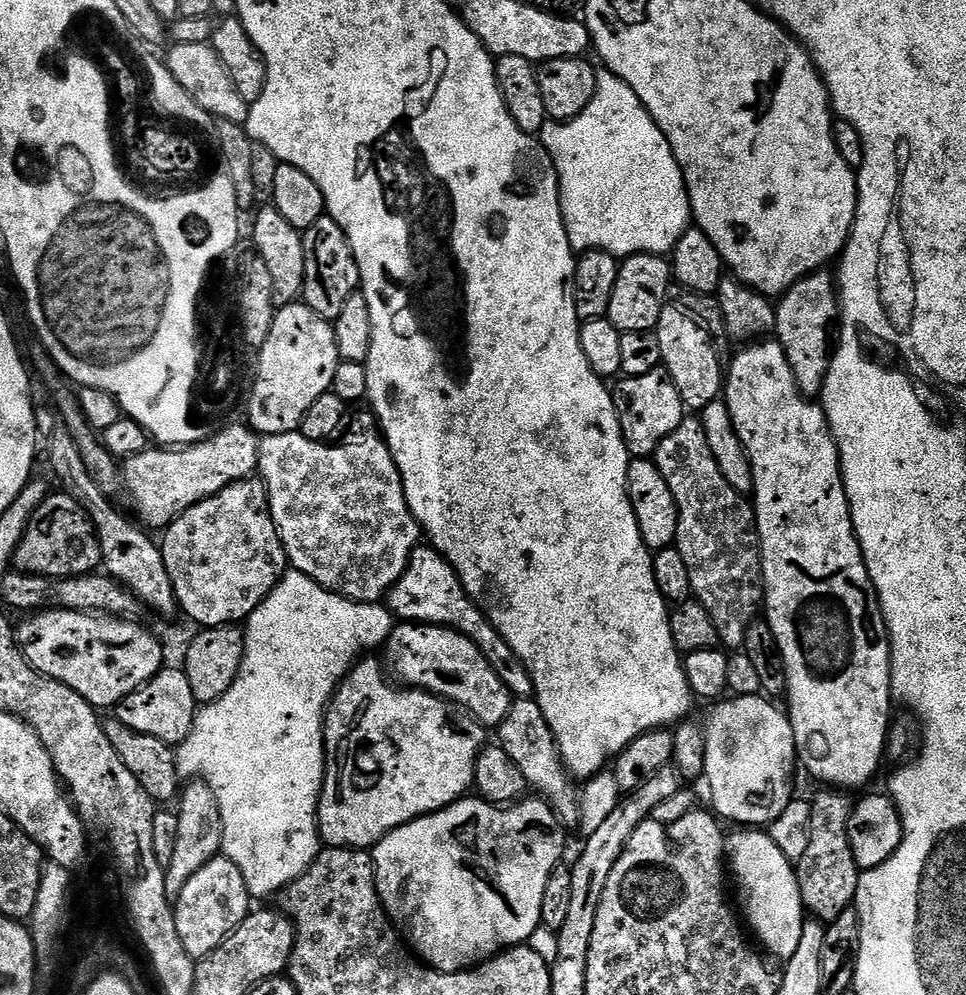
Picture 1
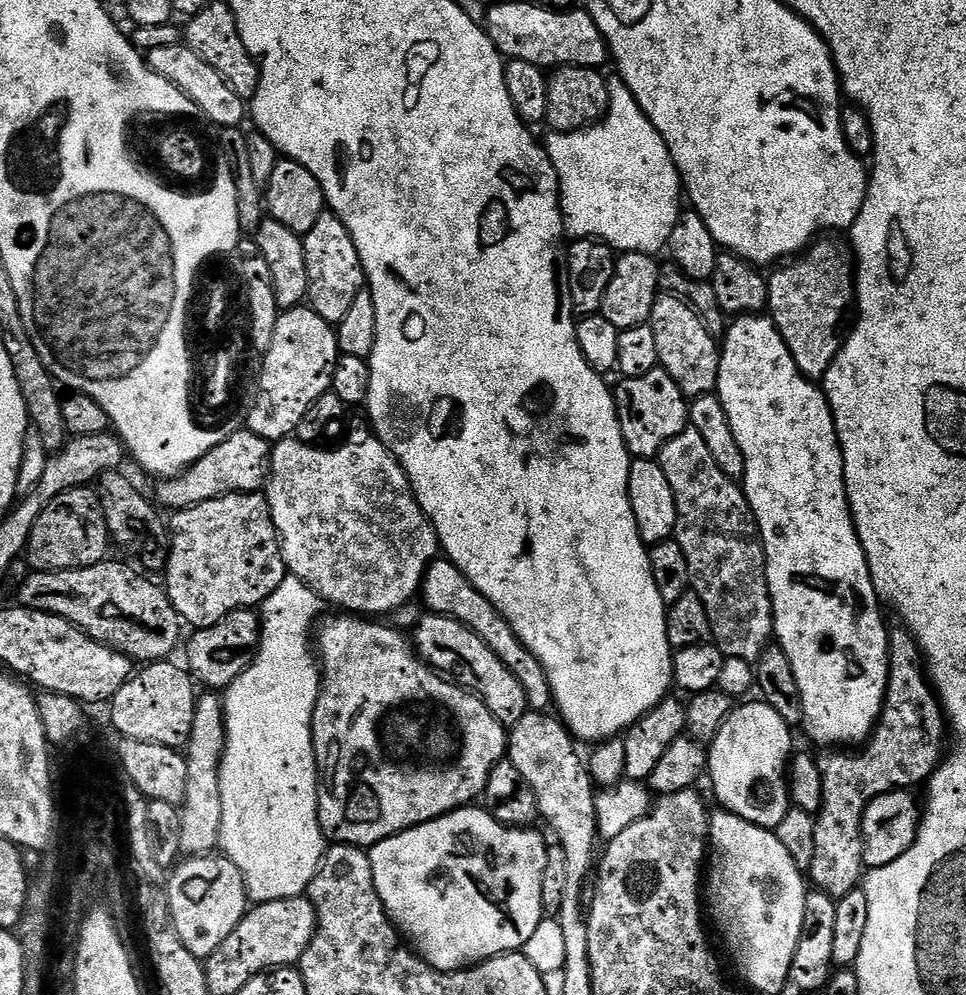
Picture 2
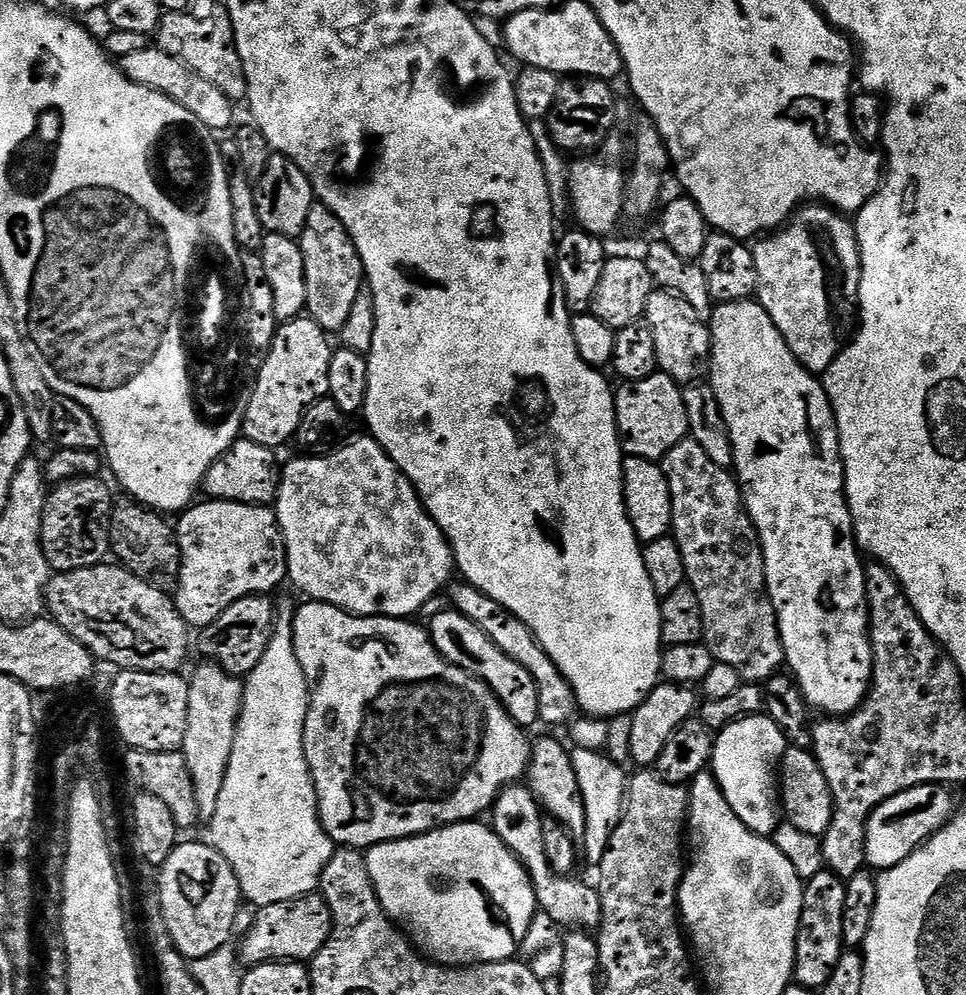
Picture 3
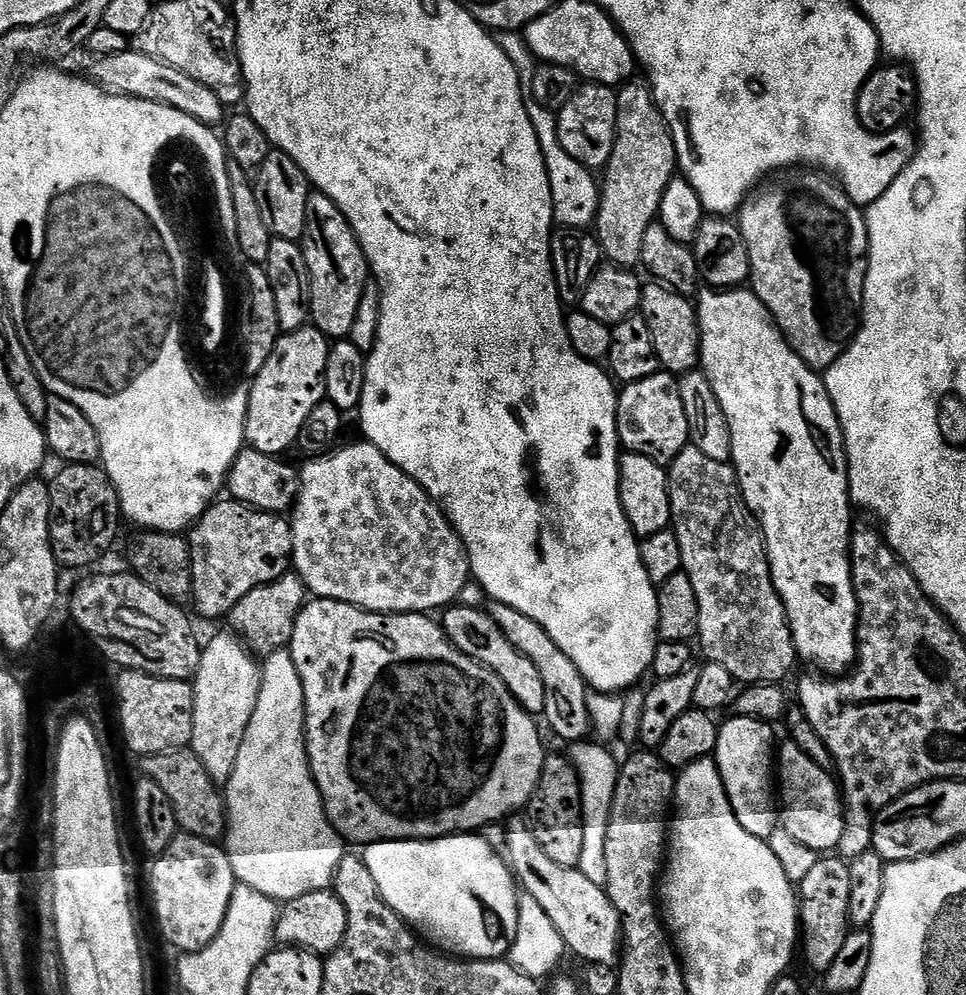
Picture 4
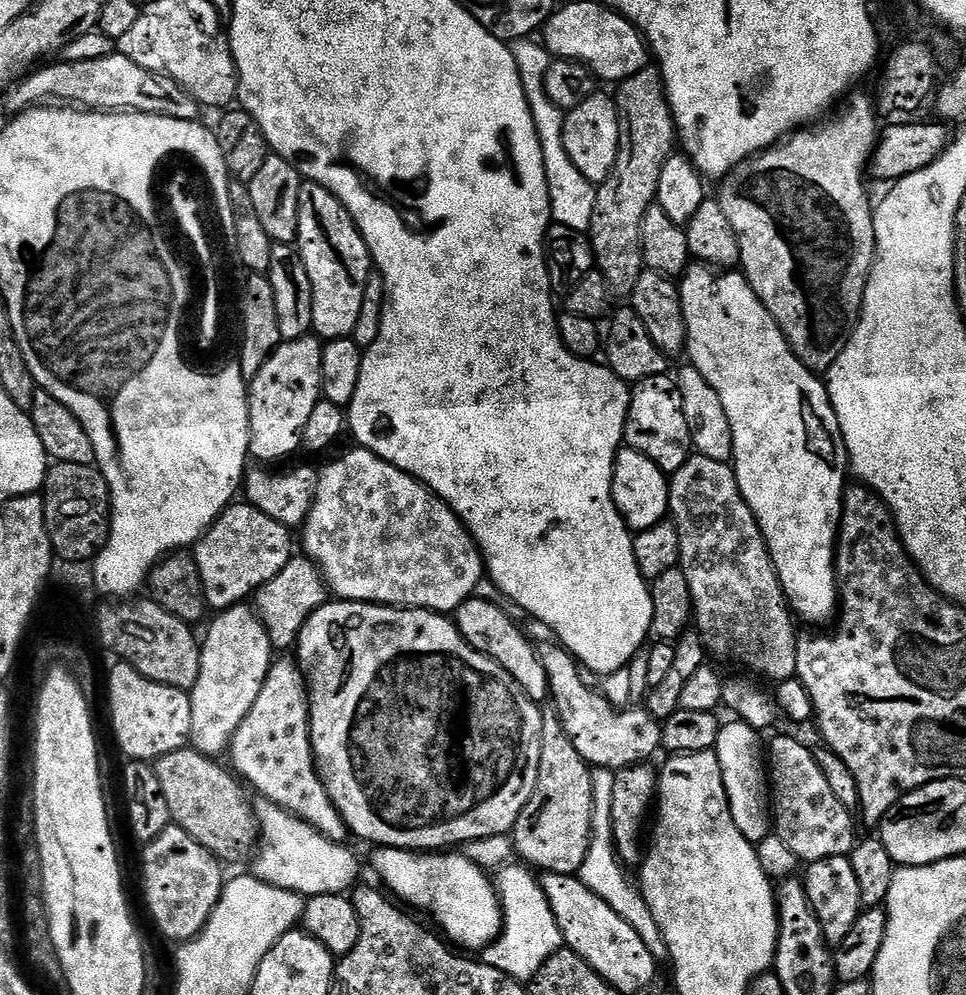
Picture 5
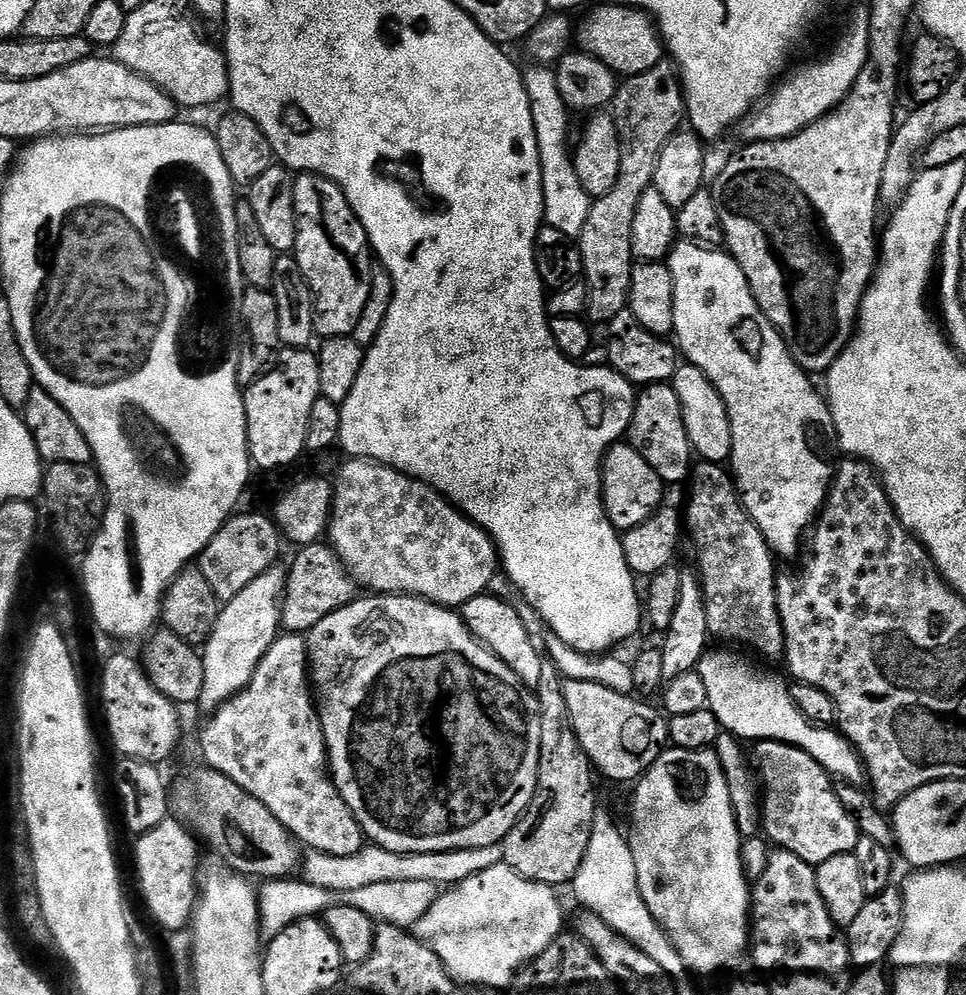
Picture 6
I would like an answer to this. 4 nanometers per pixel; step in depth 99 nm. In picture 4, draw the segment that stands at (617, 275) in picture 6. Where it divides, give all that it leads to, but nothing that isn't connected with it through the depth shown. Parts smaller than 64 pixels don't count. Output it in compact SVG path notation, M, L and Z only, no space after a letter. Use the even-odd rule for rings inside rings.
M633 78L621 85L619 85L616 92L616 141L612 147L612 157L608 159L607 168L603 169L602 176L604 176L604 182L599 185L599 208L596 212L594 221L594 235L600 242L601 253L605 257L608 256L613 265L621 268L632 268L633 266L640 264L640 255L642 254L642 234L646 234L646 230L654 223L660 214L660 202L662 194L669 181L671 181L678 172L678 165L676 163L676 147L672 141L672 131L669 130L667 122L664 121L664 115L660 113L660 107L656 105L656 99L652 96L652 89L648 87L647 83L638 82L639 79Z

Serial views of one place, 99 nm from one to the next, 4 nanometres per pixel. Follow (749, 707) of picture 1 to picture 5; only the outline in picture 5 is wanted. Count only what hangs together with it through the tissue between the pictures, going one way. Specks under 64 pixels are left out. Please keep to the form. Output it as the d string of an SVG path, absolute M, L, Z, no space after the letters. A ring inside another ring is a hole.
M735 722L725 723L716 739L715 753L722 766L722 782L726 786L730 814L734 818L734 826L742 830L742 834L751 844L760 844L770 835L774 821L770 811L770 784L766 779L766 752L760 748L761 733L749 724Z

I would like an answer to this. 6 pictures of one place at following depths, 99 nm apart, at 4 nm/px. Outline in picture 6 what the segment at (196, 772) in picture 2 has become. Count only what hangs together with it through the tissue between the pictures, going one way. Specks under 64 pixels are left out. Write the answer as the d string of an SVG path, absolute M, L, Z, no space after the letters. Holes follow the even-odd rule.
M273 566L266 574L258 574L245 590L221 607L218 622L202 650L203 682L198 706L206 710L205 713L216 711L249 684L256 665L281 635L280 606L287 581L287 571Z

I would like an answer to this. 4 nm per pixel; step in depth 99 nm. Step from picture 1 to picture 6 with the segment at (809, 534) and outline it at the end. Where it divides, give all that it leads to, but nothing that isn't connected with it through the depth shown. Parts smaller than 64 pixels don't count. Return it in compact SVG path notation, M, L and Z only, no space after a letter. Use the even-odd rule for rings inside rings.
M687 242L677 243L666 261L674 278L675 343L687 363L693 364L722 394L732 427L731 471L740 499L750 518L762 530L769 548L777 557L802 552L800 539L817 523L832 488L838 459L832 453L837 443L832 409L827 399L816 393L809 373L790 354L780 332L758 306L742 266L724 250L705 248Z

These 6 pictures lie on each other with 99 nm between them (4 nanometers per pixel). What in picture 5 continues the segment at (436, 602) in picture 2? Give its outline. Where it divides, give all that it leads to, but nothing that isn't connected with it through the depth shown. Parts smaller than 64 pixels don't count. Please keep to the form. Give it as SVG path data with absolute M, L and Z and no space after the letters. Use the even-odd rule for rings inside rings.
M551 643L539 645L540 662L548 675L551 707L558 714L570 742L574 742L574 750L578 750L592 768L619 770L651 761L656 748L658 752L661 747L661 721L640 706L617 710L599 691L591 692L587 682L580 677L581 669L572 653L559 643Z

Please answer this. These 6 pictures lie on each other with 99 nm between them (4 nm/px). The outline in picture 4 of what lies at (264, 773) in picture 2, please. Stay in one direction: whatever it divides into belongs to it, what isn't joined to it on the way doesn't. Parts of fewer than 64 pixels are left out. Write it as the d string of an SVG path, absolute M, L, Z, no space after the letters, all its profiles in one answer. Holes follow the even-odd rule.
M291 651L271 653L262 664L260 692L253 716L238 750L236 769L223 789L226 809L226 835L222 844L239 883L250 886L271 900L287 902L302 894L322 892L333 887L336 871L346 854L346 844L324 812L320 787L312 776L304 738L304 683Z

